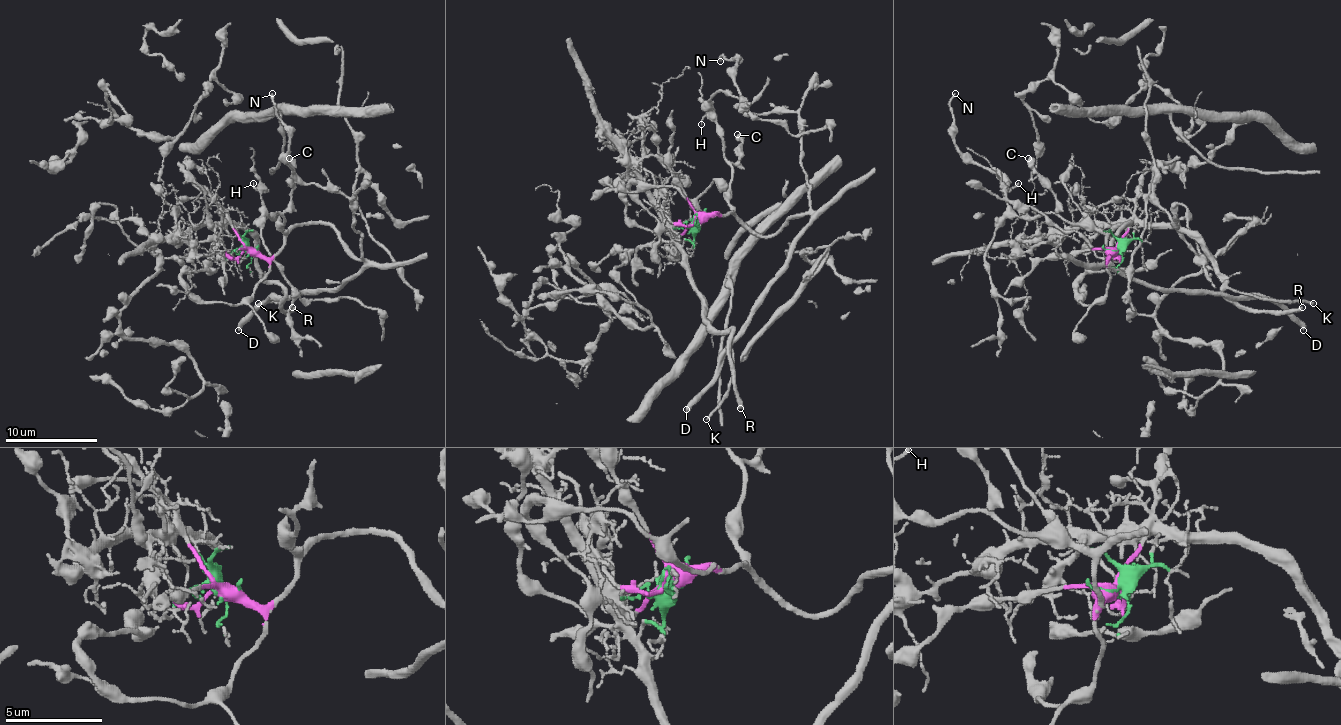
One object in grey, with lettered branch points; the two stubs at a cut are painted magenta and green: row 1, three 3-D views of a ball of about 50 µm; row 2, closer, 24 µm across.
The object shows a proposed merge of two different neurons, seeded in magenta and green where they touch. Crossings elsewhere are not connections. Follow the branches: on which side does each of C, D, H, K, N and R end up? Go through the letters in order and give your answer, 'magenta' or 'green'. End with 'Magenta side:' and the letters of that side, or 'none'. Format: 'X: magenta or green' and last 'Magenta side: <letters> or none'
C: magenta
D: magenta
H: magenta
K: green
N: magenta
R: green
Magenta side: C, D, H, N

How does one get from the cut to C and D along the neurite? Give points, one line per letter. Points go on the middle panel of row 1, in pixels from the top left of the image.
C: (697, 224), (732, 210), (732, 173), (741, 141), (736, 134)
D: (697, 224), (732, 212), (762, 235), (773, 235), (794, 217), (813, 219), (730, 346), (718, 378), (686, 408)

